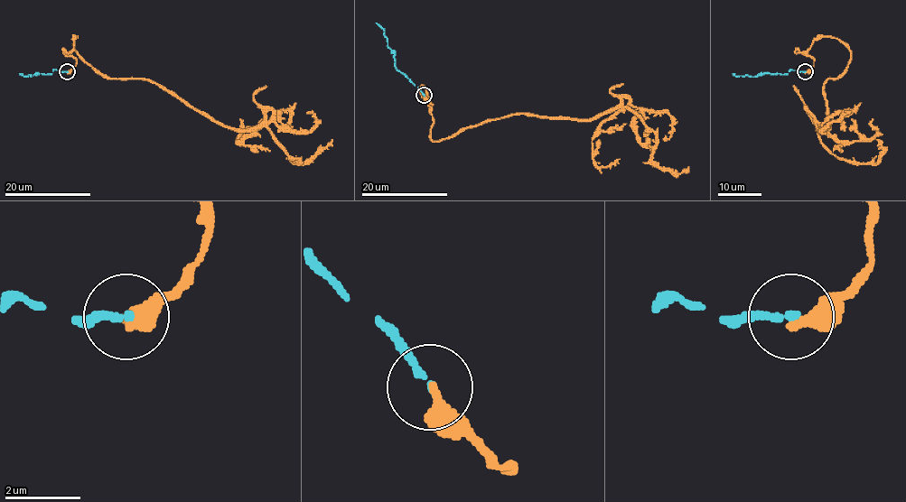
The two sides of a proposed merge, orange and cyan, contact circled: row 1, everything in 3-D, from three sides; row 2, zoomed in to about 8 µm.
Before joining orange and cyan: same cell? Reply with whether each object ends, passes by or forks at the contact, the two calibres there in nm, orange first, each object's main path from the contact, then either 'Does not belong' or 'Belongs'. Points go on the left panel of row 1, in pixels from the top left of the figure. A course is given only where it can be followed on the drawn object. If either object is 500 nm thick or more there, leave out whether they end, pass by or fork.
At the ring orange ends. At the ring cyan ends. Thickness 360 nm (orange) against 200 nm. Course of orange: (67, 72), (74, 37), (77, 53), (110, 78), (157, 83), (227, 126), (265, 126), (295, 162), (332, 139). Course of cyan: (67, 71), (55, 69), (51, 73), (32, 77), (19, 73). Does not belong

